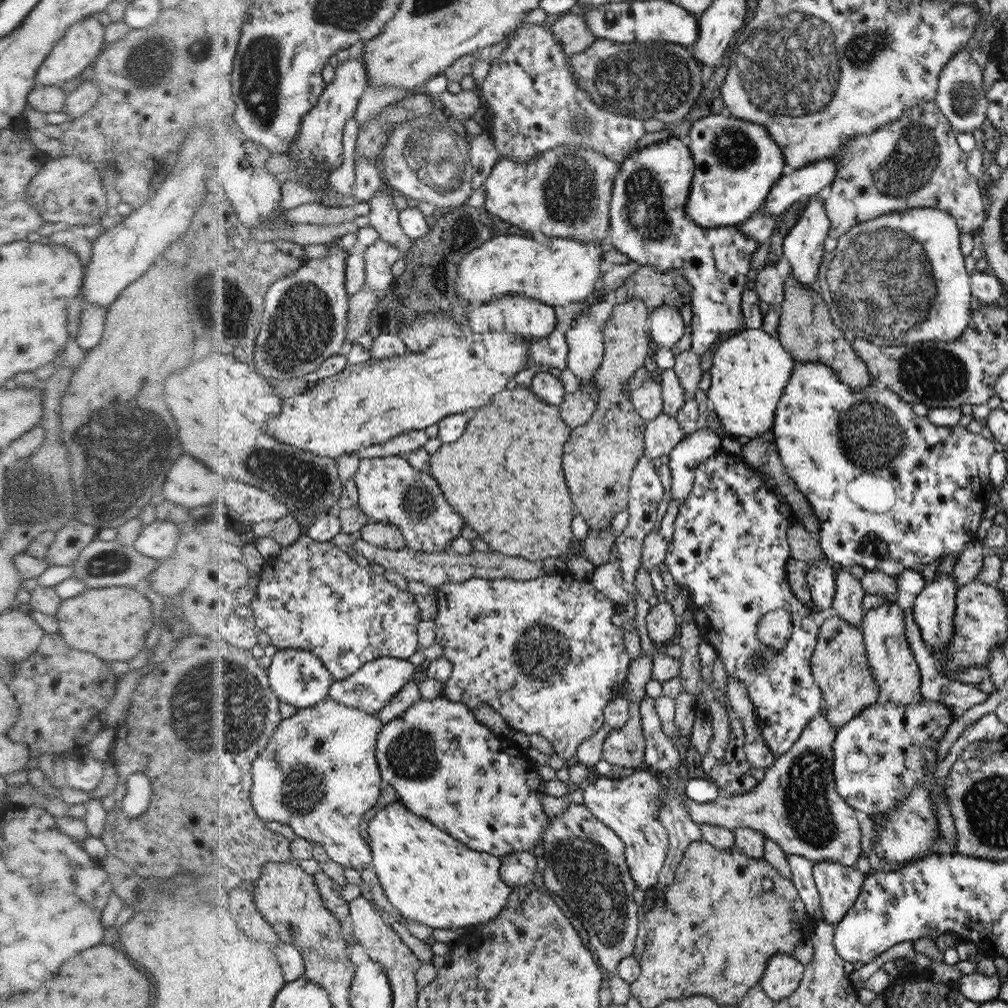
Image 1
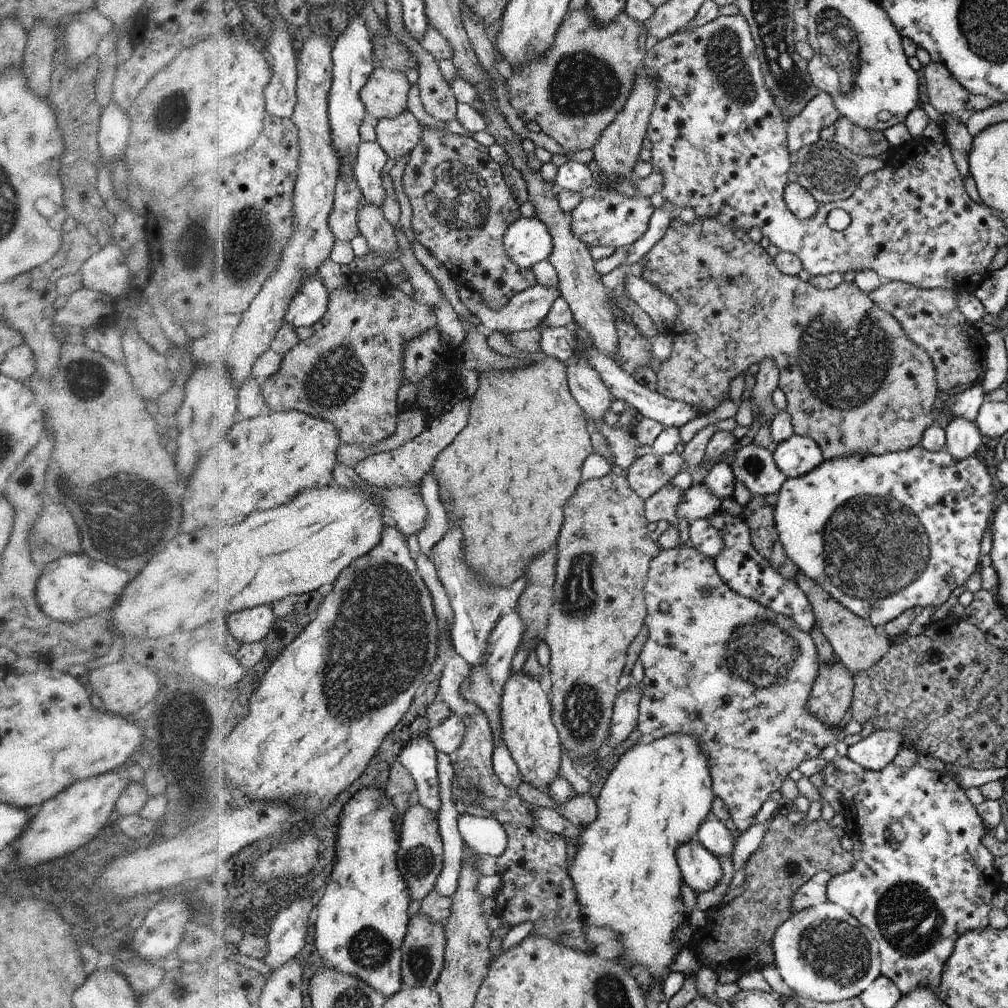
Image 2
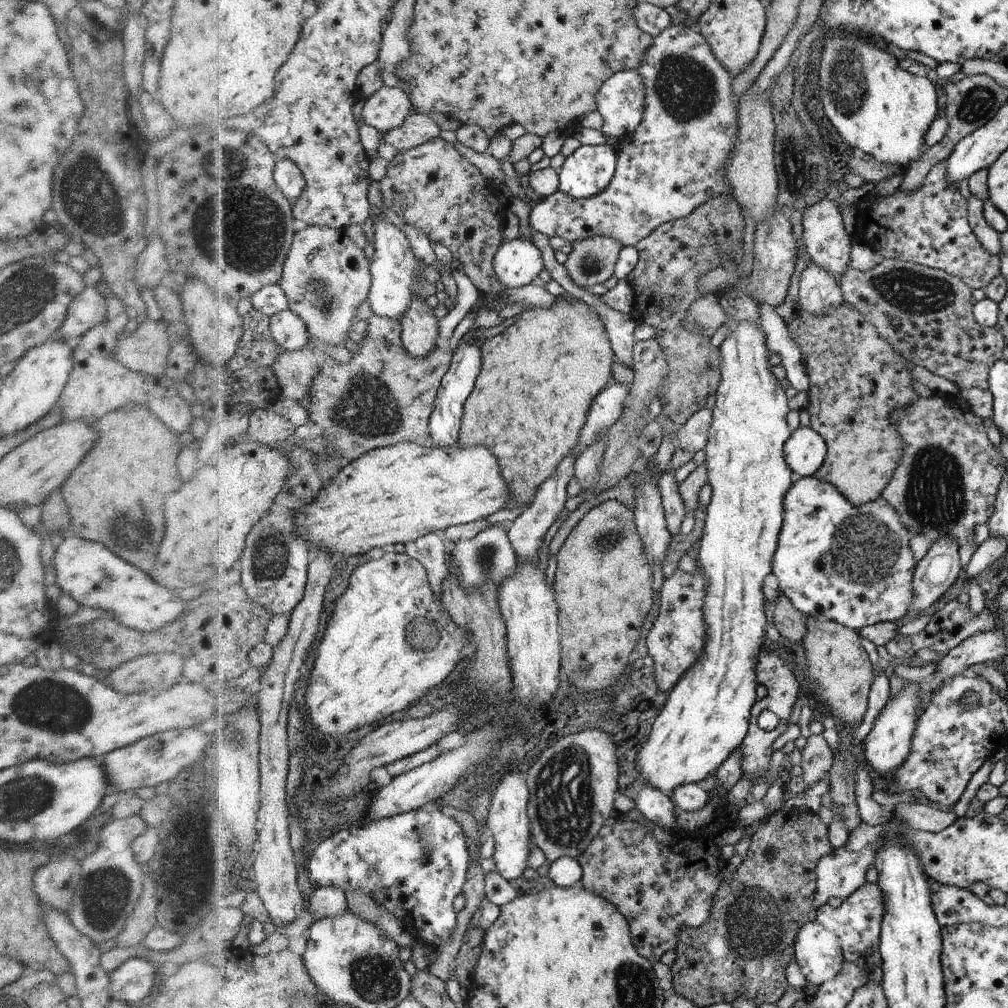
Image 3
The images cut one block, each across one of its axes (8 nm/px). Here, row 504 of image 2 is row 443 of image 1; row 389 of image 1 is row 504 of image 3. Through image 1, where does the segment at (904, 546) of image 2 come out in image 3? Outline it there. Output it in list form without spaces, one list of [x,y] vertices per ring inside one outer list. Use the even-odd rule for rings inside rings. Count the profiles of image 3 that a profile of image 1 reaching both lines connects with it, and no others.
[[[814,476],[796,477],[793,488],[790,488],[790,500],[786,500],[786,532],[782,532],[782,548],[778,549],[778,560],[774,560],[774,574],[780,584],[780,592],[793,602],[797,608],[807,617],[819,619],[822,622],[838,622],[852,630],[860,632],[862,627],[872,626],[879,622],[896,622],[909,614],[910,607],[914,604],[914,575],[918,559],[914,556],[910,540],[915,533],[902,524],[902,518],[886,500],[874,500],[860,506],[850,504],[838,489],[827,481],[818,480]]]

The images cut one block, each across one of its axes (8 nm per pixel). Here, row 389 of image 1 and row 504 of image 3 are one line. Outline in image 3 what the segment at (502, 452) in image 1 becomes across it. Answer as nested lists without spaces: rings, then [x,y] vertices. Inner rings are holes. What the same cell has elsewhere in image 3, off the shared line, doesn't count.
[[[559,298],[558,304],[554,304],[552,308],[526,308],[520,313],[518,320],[511,326],[490,339],[485,339],[480,345],[480,352],[482,352],[482,370],[478,374],[478,382],[468,395],[463,406],[462,413],[462,432],[461,445],[462,448],[472,448],[476,444],[490,444],[490,448],[494,448],[494,452],[498,452],[498,460],[502,460],[502,476],[504,476],[504,484],[508,490],[508,502],[504,504],[502,510],[513,510],[515,508],[523,508],[525,511],[537,492],[541,490],[540,484],[546,482],[550,476],[554,476],[558,472],[558,468],[566,462],[566,458],[570,456],[570,452],[574,452],[574,448],[578,446],[578,440],[581,439],[582,428],[586,426],[586,420],[589,419],[590,407],[593,406],[594,399],[605,390],[608,384],[612,381],[611,366],[616,359],[614,352],[612,352],[611,342],[608,340],[608,335],[604,324],[596,312],[582,301],[568,302],[568,299]]]

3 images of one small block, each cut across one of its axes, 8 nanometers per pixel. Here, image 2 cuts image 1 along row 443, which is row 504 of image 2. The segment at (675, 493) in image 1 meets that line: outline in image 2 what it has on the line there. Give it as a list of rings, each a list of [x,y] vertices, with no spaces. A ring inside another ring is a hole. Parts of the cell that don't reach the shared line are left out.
[[[703,483],[691,485],[684,490],[682,502],[676,506],[676,518],[686,518],[690,524],[698,519],[706,519],[720,511],[721,501]]]

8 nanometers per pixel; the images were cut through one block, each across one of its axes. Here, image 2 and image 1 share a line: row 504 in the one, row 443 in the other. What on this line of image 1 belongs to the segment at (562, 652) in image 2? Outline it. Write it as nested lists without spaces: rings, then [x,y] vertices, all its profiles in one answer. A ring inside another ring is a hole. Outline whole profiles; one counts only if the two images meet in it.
[[[632,299],[626,303],[614,303],[611,317],[605,327],[605,354],[601,368],[593,374],[591,382],[598,388],[598,396],[595,400],[598,403],[596,412],[585,421],[584,424],[572,429],[572,436],[568,444],[564,446],[564,473],[565,481],[572,492],[573,502],[576,504],[576,511],[584,517],[590,529],[601,531],[612,529],[612,520],[620,511],[628,507],[629,489],[631,488],[631,477],[633,470],[644,453],[644,420],[634,410],[630,392],[625,391],[628,380],[634,376],[638,368],[644,365],[648,356],[648,332],[644,328],[648,320],[648,306],[644,306],[642,299]]]

